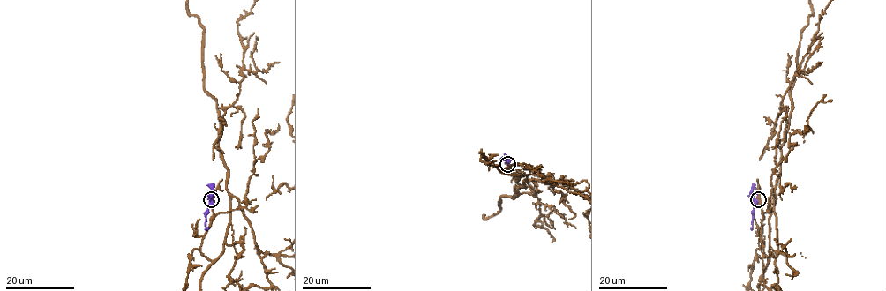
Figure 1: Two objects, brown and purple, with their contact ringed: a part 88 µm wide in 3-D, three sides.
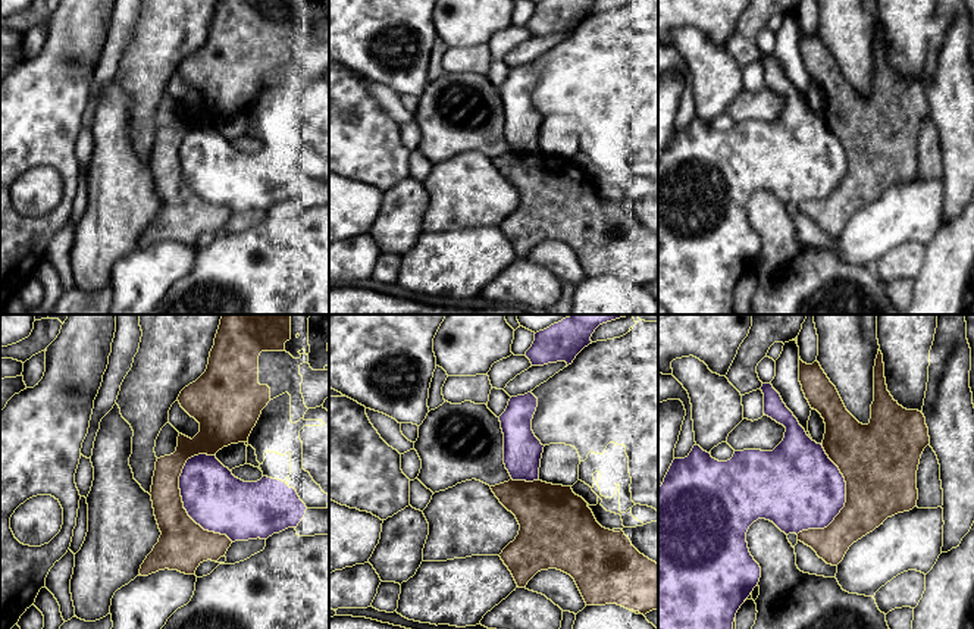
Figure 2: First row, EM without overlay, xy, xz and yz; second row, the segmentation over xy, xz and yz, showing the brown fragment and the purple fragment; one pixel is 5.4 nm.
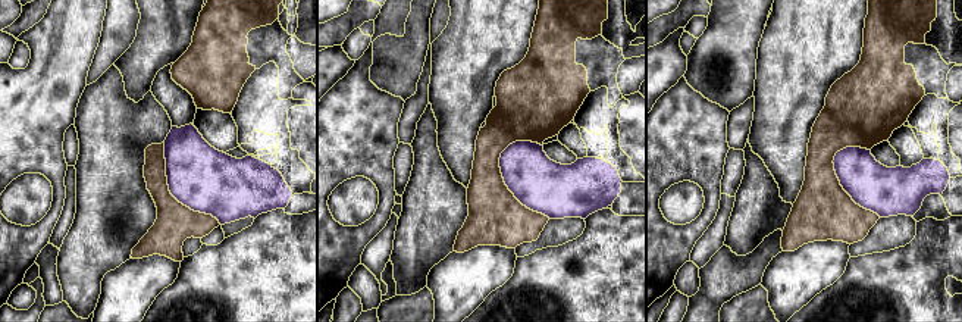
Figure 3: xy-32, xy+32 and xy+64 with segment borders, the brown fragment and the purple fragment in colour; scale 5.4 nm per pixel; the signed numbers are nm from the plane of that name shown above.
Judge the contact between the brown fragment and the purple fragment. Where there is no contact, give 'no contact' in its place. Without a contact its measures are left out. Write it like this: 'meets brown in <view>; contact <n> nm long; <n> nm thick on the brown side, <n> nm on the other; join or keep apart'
meets brown in xy; contact 500 nm long; 280 nm thick on the brown side, 320 nm on the other; keep apart

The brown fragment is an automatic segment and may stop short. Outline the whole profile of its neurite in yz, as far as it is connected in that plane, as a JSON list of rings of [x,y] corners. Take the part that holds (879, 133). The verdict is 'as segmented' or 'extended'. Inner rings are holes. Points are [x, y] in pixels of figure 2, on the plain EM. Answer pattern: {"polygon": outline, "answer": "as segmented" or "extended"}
{"polygon": [[[880,19],[874,37],[874,72],[868,96],[859,94],[846,81],[818,32],[807,35],[799,28],[799,53],[811,79],[824,90],[826,104],[821,116],[845,148],[846,173],[827,198],[802,201],[798,212],[811,218],[827,235],[837,237],[854,213],[883,195],[887,188],[917,176],[917,141],[924,119],[930,116],[928,98],[921,82],[903,79],[887,62]]], "answer": "as segmented"}

